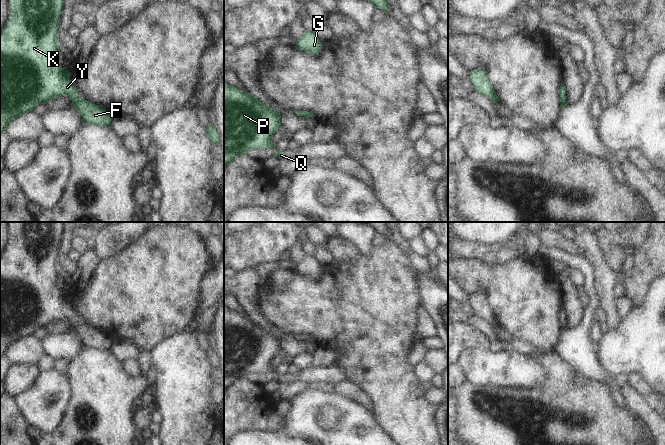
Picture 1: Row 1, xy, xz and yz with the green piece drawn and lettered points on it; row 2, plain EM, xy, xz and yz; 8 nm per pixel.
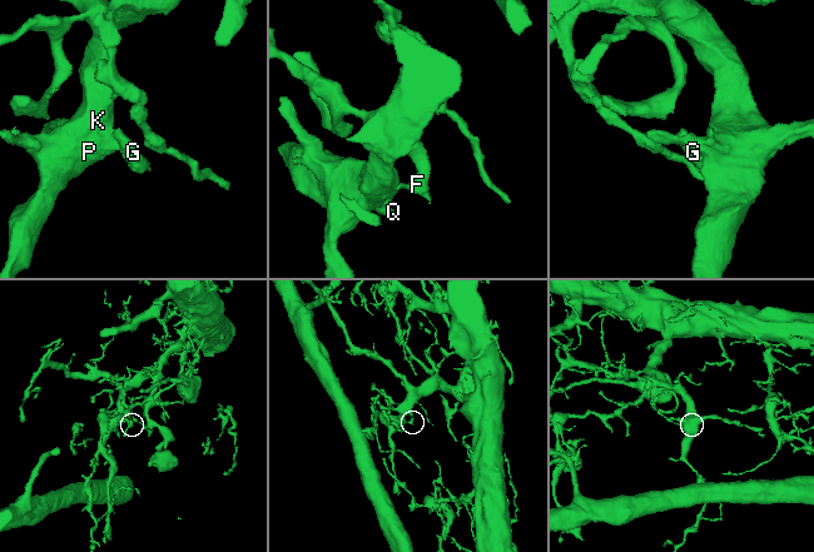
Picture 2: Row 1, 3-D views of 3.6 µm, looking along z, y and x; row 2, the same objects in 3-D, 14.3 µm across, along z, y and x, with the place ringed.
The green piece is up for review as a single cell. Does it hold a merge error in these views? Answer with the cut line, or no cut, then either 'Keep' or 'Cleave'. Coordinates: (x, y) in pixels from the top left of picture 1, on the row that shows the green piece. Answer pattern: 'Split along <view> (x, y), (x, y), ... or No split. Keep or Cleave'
No split. Keep

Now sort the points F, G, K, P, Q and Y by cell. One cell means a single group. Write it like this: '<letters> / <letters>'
F G K P Q Y

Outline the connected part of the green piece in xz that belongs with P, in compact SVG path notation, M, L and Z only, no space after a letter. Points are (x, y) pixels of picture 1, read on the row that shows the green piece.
M224 80L224 168L250 149L277 149L272 136L280 126L280 113Z

